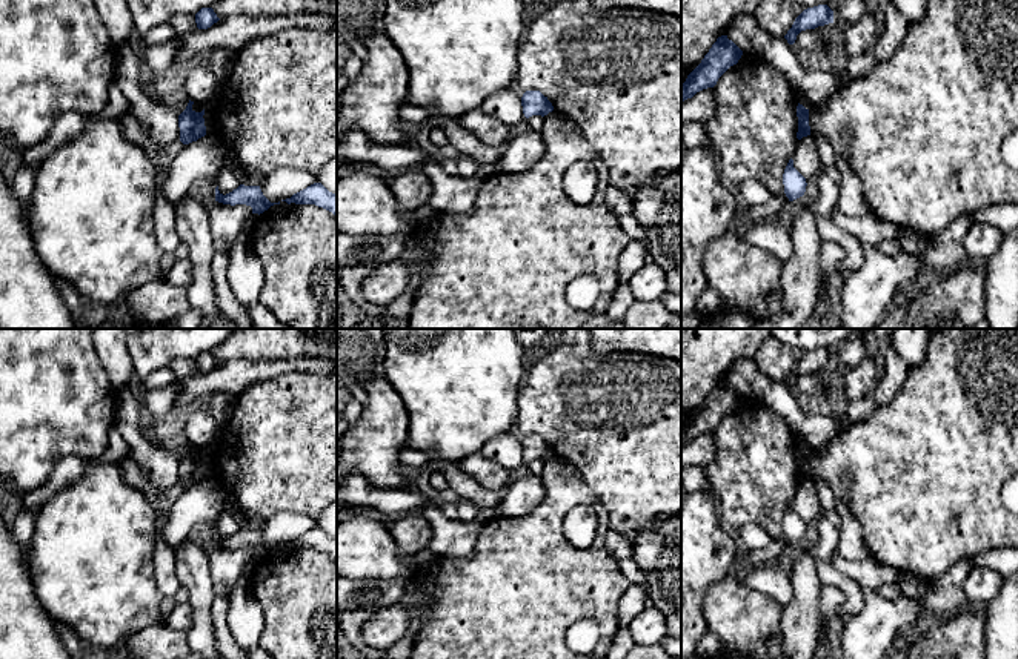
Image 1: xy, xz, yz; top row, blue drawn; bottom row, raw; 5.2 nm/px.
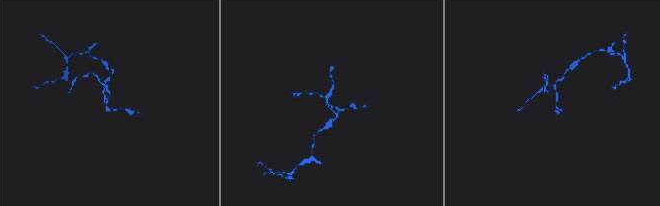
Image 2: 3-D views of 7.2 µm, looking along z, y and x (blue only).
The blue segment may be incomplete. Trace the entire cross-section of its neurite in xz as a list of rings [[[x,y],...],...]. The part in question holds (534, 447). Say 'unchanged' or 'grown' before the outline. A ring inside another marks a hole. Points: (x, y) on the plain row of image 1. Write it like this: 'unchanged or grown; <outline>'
unchanged; [[[526,435],[521,441],[523,458],[526,462],[532,459],[547,459],[554,455],[552,447],[540,435]]]

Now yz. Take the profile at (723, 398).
unchanged; [[[721,379],[712,389],[701,407],[687,419],[681,429],[681,445],[692,442],[697,436],[714,432],[718,422],[741,402],[743,395]]]

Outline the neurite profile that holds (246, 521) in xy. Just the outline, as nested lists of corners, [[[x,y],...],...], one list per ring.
[[[231,496],[226,498],[225,512],[231,513],[245,530],[260,530],[266,522],[261,516],[248,515],[238,510]]]

